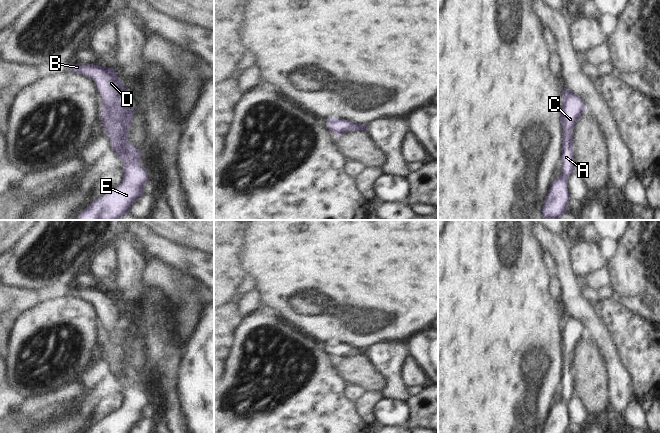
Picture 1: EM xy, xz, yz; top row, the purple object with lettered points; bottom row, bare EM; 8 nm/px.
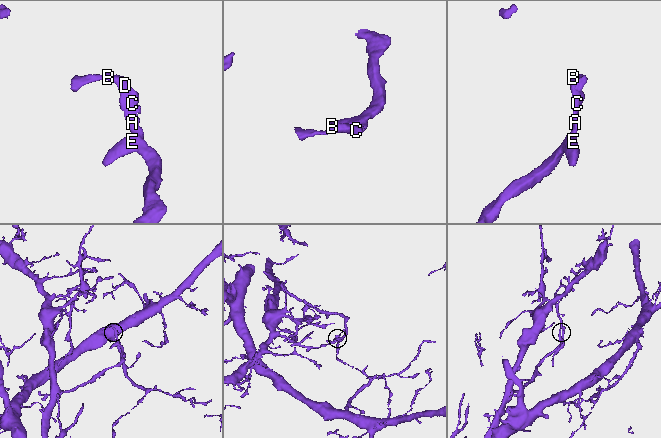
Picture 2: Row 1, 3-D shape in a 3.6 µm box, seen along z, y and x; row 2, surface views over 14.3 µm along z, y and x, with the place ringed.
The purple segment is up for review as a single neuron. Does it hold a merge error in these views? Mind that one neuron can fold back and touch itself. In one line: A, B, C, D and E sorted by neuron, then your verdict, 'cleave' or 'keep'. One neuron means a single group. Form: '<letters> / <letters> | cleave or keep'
A B C D E | keep

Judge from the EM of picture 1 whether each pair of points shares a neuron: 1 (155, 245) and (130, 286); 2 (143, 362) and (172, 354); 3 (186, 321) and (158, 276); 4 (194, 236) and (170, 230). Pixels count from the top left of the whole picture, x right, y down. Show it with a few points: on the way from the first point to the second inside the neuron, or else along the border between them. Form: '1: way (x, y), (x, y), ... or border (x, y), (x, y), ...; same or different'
1: border (131, 237), (146, 256); different
2: border (143, 337), (149, 361), (153, 366), (153, 375); different
3: way (186, 310), (181, 299), (169, 287); same
4: way (188, 230), (176, 230); same

